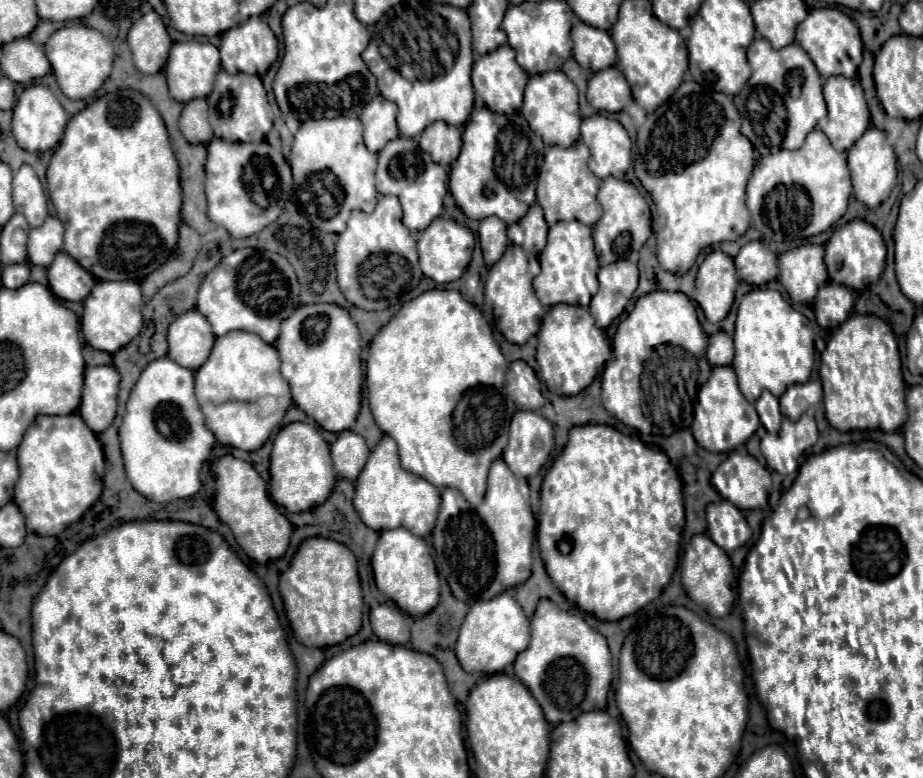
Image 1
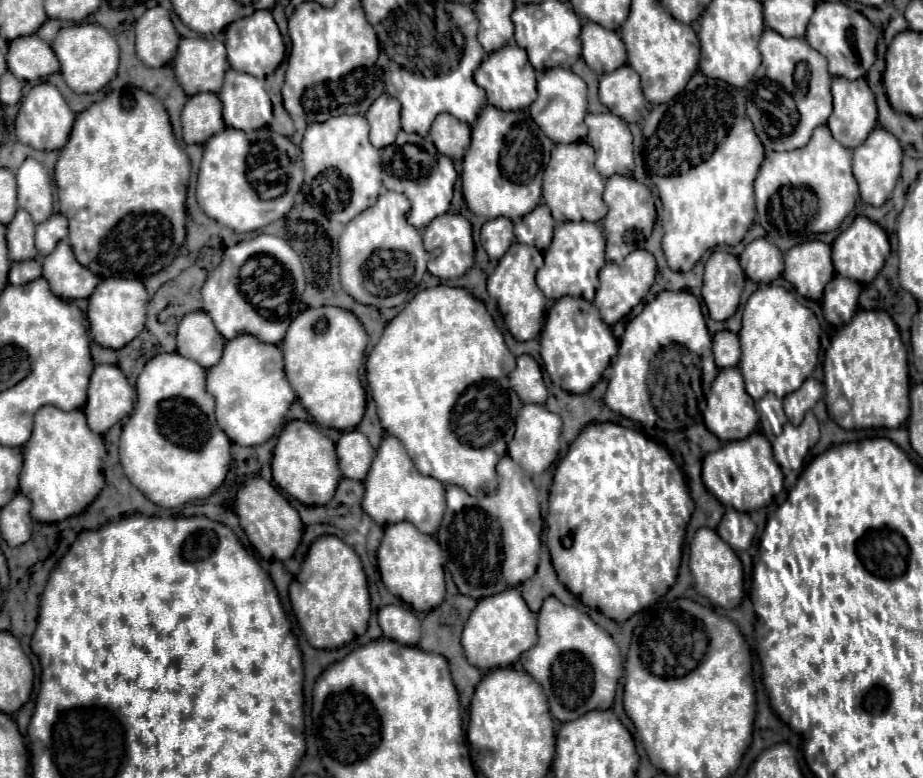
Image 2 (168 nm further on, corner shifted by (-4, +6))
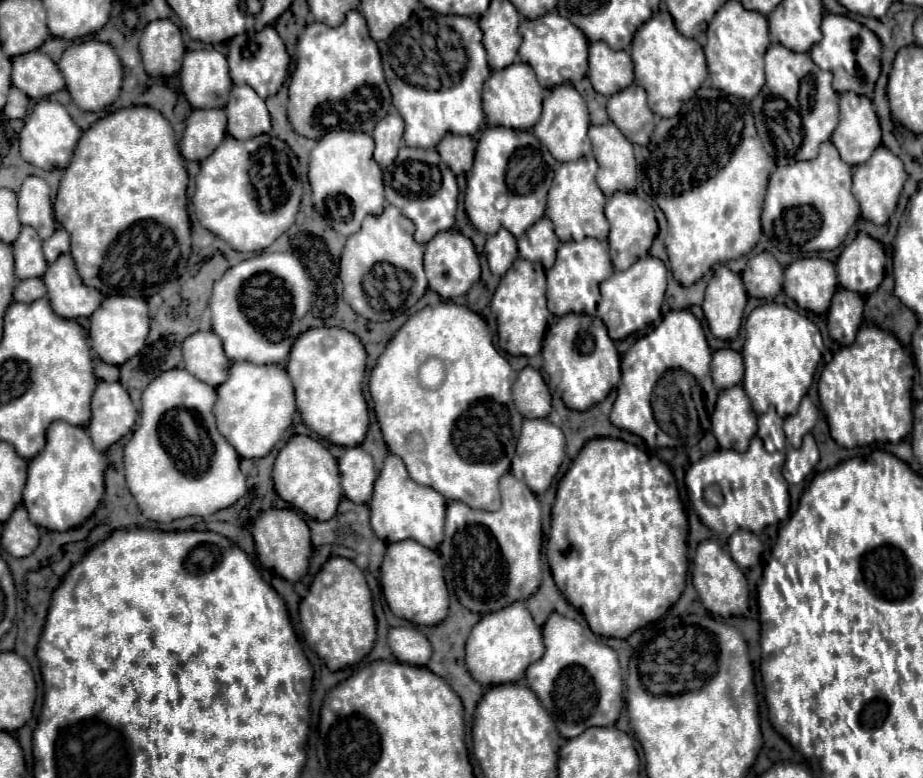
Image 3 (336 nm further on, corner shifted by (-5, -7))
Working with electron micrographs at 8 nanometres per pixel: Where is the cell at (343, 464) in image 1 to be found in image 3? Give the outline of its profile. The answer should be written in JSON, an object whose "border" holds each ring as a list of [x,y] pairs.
{"border":[[[359,445],[345,449],[339,459],[339,471],[345,497],[355,503],[367,503],[377,479],[373,457]]]}

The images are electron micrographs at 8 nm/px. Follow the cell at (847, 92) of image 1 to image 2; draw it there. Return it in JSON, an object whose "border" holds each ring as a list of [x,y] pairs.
{"border":[[[834,78],[832,96],[834,96],[834,112],[828,118],[828,128],[832,130],[834,138],[842,146],[846,146],[846,148],[860,146],[868,138],[870,130],[874,130],[876,118],[878,118],[876,100],[874,100],[872,90],[868,88],[864,78],[858,78],[858,82],[850,82],[846,78]]]}

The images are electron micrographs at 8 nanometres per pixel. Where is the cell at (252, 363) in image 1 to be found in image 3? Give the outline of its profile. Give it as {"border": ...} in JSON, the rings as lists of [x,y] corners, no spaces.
{"border":[[[247,361],[233,363],[227,383],[217,387],[213,411],[219,433],[241,457],[265,457],[291,425],[297,411],[291,379],[279,365],[255,365]]]}

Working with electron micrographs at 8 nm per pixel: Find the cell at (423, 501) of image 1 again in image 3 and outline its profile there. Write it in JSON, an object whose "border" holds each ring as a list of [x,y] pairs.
{"border":[[[393,453],[385,459],[385,465],[379,471],[379,477],[375,481],[373,497],[367,505],[371,511],[371,527],[375,535],[387,543],[415,539],[425,547],[437,549],[439,543],[443,541],[443,521],[445,521],[447,501],[435,489],[415,483],[409,477],[401,457]]]}

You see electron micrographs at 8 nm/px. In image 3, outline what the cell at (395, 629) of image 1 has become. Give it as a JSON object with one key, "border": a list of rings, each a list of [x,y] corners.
{"border":[[[391,627],[387,633],[393,655],[409,665],[423,667],[431,657],[431,645],[415,627]]]}

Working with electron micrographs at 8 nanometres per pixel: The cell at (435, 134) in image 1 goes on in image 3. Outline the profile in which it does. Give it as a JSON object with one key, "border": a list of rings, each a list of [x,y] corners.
{"border":[[[445,135],[441,139],[441,143],[437,145],[437,153],[443,159],[443,163],[447,163],[447,167],[451,167],[451,171],[455,175],[461,175],[471,169],[473,157],[475,157],[475,147],[477,147],[475,137]]]}

